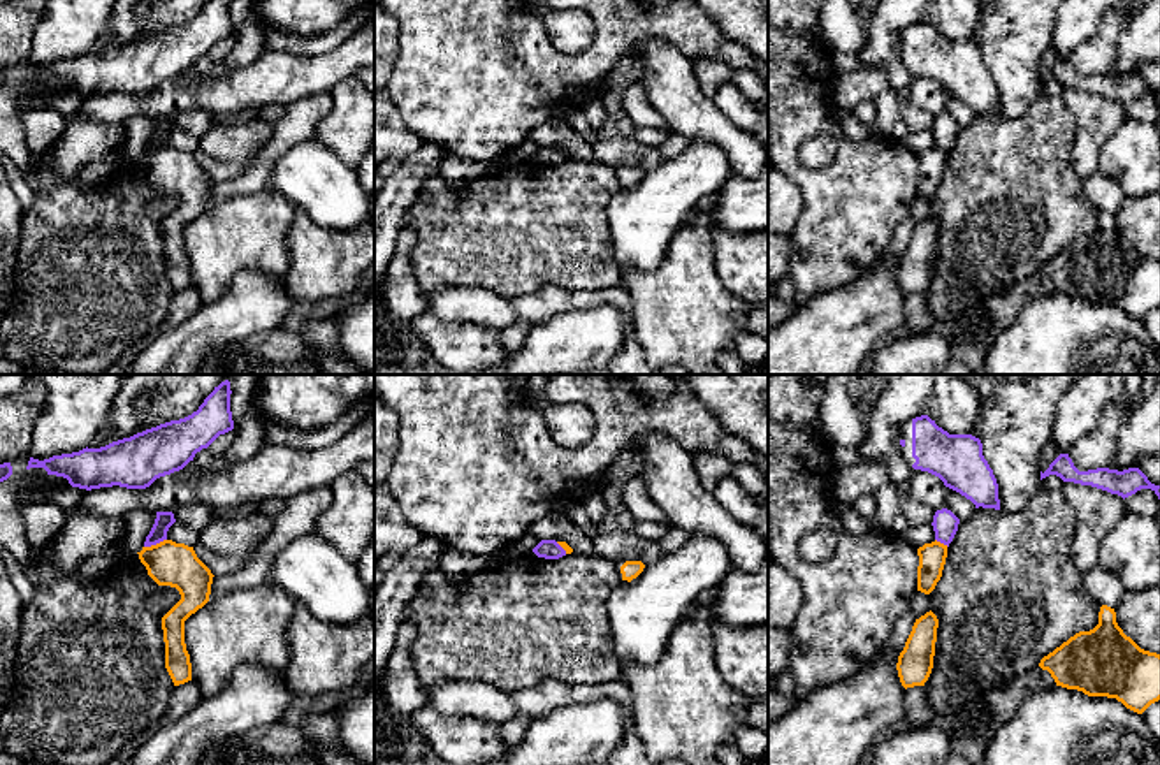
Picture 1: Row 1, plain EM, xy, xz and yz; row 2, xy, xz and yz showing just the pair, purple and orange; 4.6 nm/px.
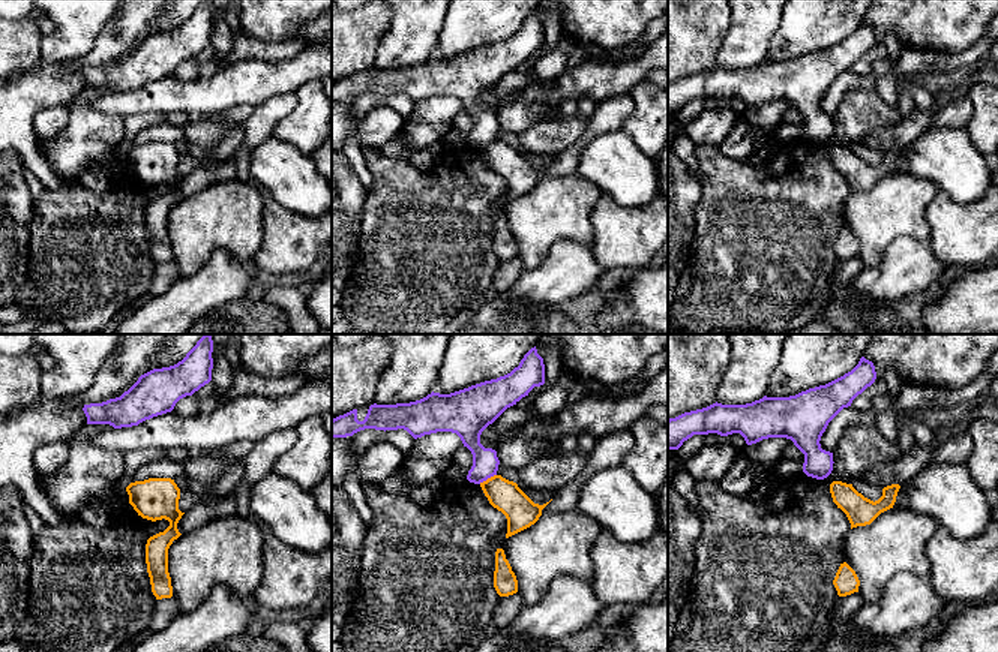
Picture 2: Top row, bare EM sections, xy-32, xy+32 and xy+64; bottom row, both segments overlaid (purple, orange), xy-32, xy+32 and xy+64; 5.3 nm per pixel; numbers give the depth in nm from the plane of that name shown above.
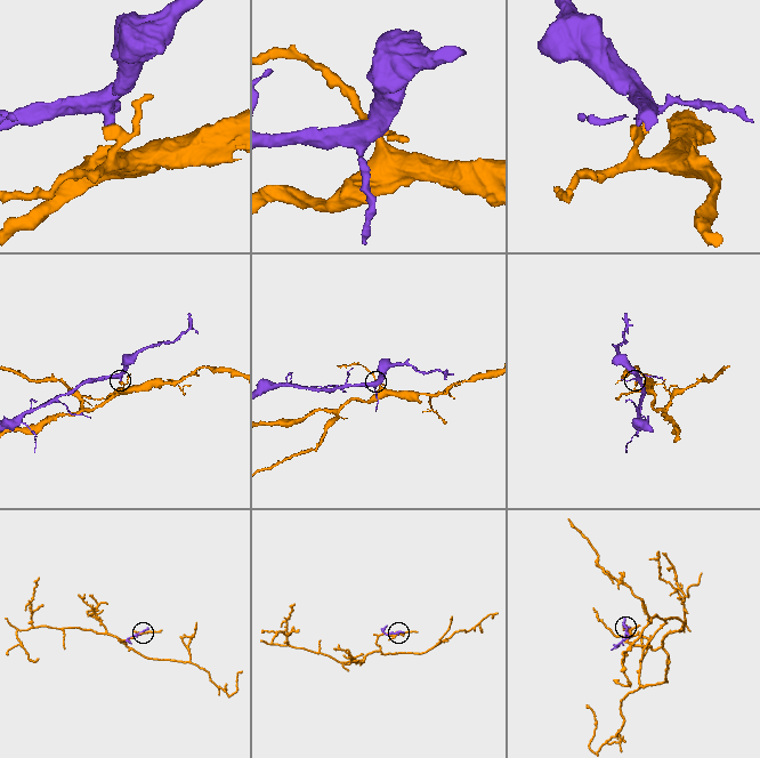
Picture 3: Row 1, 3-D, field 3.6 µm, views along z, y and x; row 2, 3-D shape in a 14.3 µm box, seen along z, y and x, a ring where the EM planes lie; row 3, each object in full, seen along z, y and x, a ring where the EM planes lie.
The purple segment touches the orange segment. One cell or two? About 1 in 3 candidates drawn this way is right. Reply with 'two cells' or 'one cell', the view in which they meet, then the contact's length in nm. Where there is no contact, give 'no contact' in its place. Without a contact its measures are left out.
two cells | xy | 110 nm

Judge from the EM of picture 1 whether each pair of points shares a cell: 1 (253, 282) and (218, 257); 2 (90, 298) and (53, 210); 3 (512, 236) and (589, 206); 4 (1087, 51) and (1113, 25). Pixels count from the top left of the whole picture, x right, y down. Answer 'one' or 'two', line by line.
1: two
2: one
3: one
4: one

